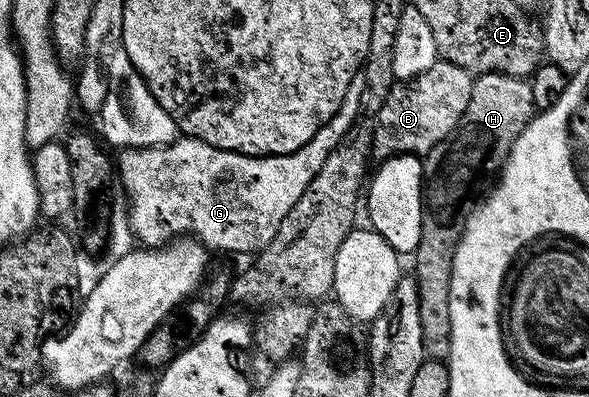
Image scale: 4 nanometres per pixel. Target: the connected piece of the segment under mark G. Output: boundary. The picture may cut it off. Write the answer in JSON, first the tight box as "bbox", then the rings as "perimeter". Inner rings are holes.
{"bbox":[119,76,363,254],"perimeter":[[[356,76],[339,110],[319,134],[286,156],[244,156],[224,152],[202,140],[178,138],[160,148],[129,148],[119,156],[119,184],[129,195],[129,229],[144,247],[158,248],[192,234],[206,249],[256,254],[275,238],[275,230],[299,202],[303,190],[319,174],[327,154],[351,126],[359,110],[363,78]]]}

